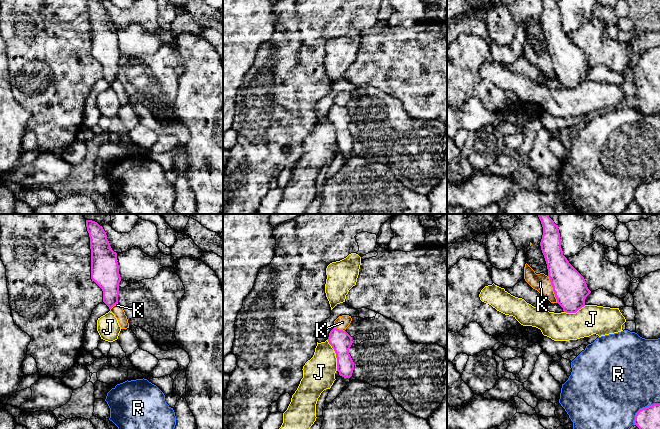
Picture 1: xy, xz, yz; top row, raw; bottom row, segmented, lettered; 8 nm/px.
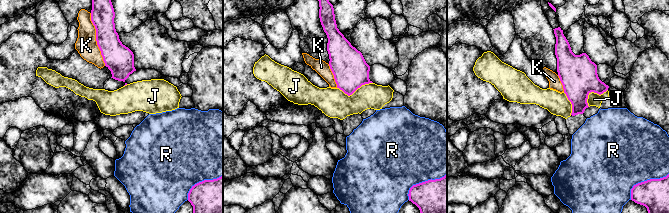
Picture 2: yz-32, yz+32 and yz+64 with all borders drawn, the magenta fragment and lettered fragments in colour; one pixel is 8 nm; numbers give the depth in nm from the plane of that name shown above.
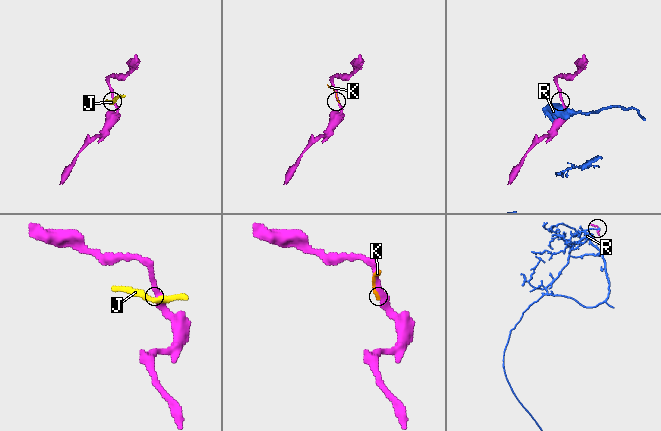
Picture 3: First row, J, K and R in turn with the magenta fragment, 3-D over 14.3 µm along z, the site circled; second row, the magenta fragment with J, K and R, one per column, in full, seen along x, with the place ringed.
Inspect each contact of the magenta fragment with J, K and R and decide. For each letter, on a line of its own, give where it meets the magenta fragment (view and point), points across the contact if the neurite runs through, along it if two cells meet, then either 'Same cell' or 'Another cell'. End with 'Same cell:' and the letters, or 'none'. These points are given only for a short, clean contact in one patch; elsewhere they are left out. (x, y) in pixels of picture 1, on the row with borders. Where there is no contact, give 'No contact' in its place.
J: Touches magenta at xz (336, 355). Boundary: xz (327, 339), (335, 353), (337, 370). Another cell
K: Touches magenta at yz (553, 289). Another cell
R: Touches magenta at yz (642, 408). Another cell
Same cell: none

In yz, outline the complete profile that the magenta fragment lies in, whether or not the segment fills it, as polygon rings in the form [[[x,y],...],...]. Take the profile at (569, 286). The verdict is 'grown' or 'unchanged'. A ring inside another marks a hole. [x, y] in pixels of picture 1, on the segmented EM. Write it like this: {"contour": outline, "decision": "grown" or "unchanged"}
{"contour": [[[548,214],[537,215],[543,227],[540,246],[557,303],[564,312],[576,313],[585,306],[585,299],[591,291],[584,277],[563,255],[558,225]]], "decision": "unchanged"}

